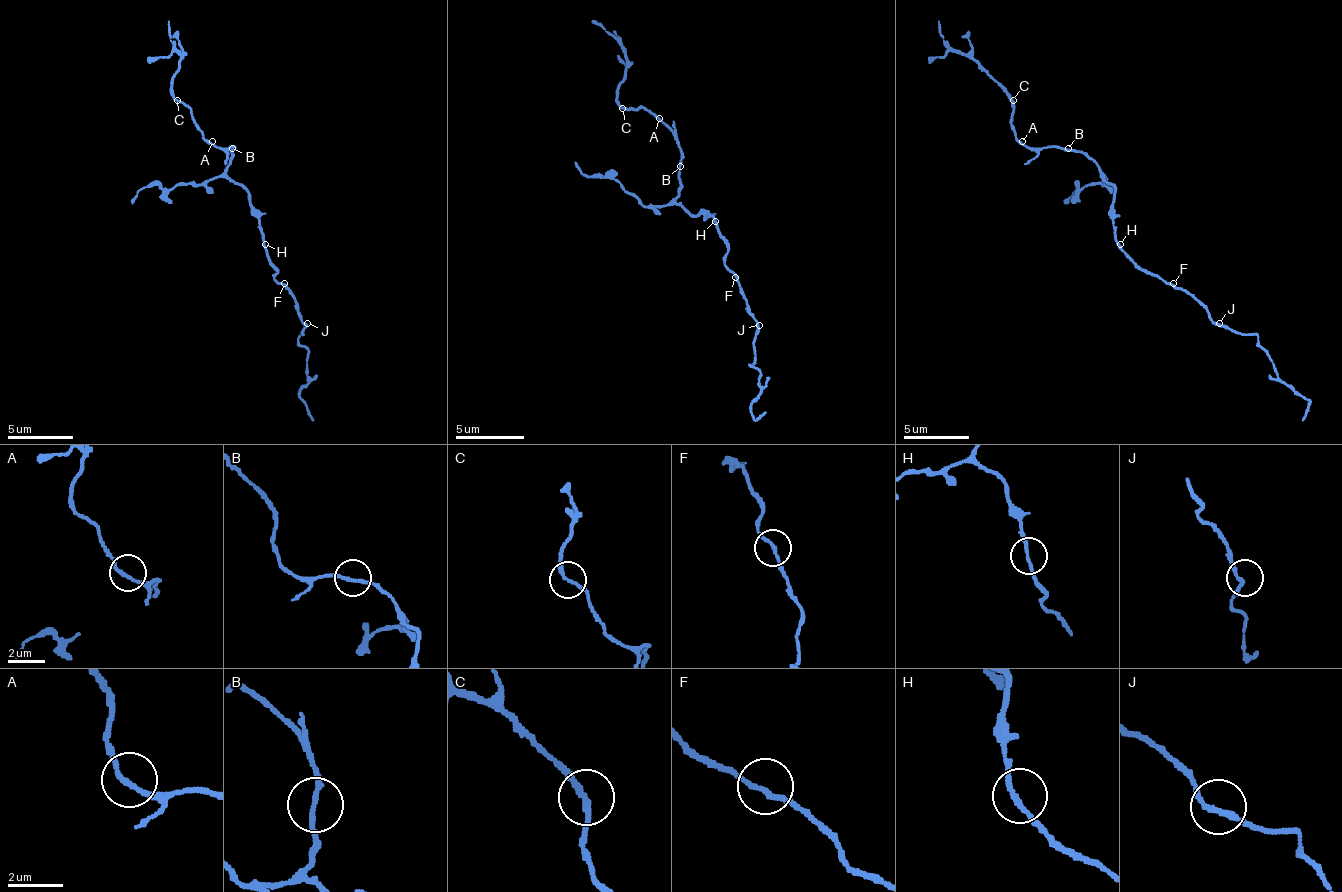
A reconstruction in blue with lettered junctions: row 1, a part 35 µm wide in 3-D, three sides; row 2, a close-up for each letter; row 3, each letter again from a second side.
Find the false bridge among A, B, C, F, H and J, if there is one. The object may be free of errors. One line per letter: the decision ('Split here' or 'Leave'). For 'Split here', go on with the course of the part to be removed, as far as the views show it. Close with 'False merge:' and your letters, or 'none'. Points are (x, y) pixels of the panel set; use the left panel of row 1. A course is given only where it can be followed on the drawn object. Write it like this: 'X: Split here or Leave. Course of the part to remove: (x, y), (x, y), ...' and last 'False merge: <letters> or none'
A: Leave
B: Leave
C: Leave
F: Leave
H: Leave
J: Leave
False merge: none

